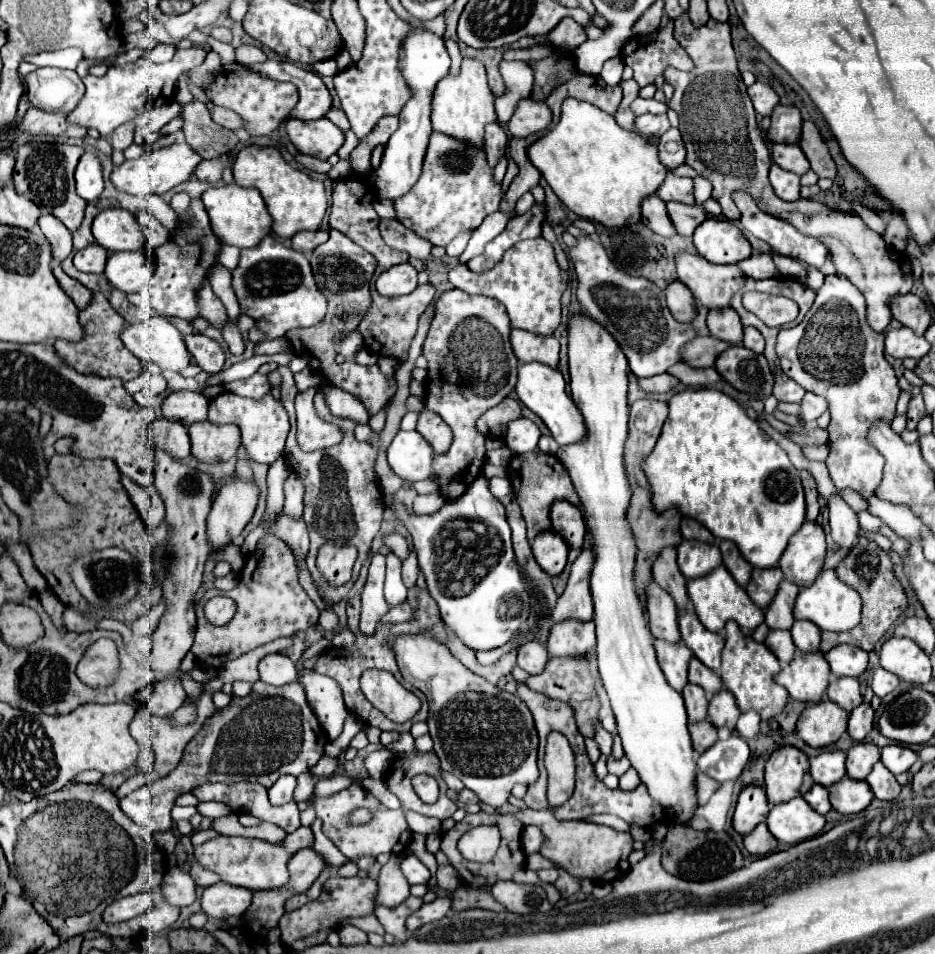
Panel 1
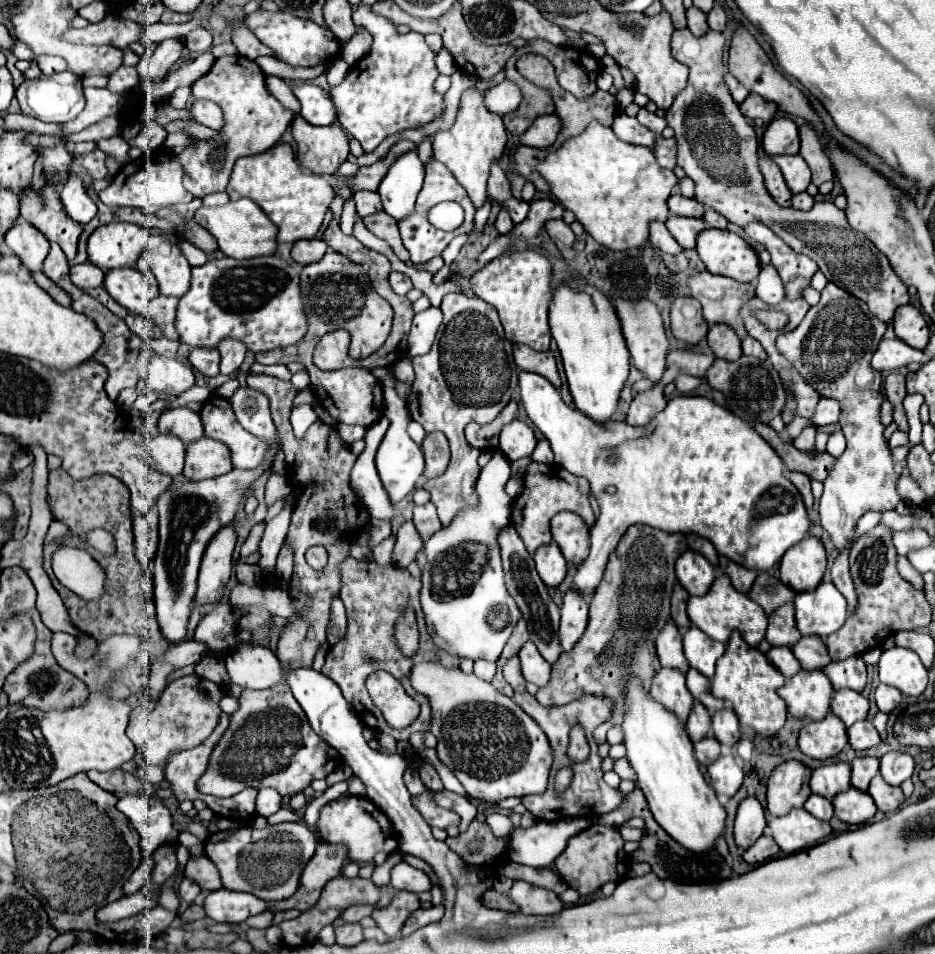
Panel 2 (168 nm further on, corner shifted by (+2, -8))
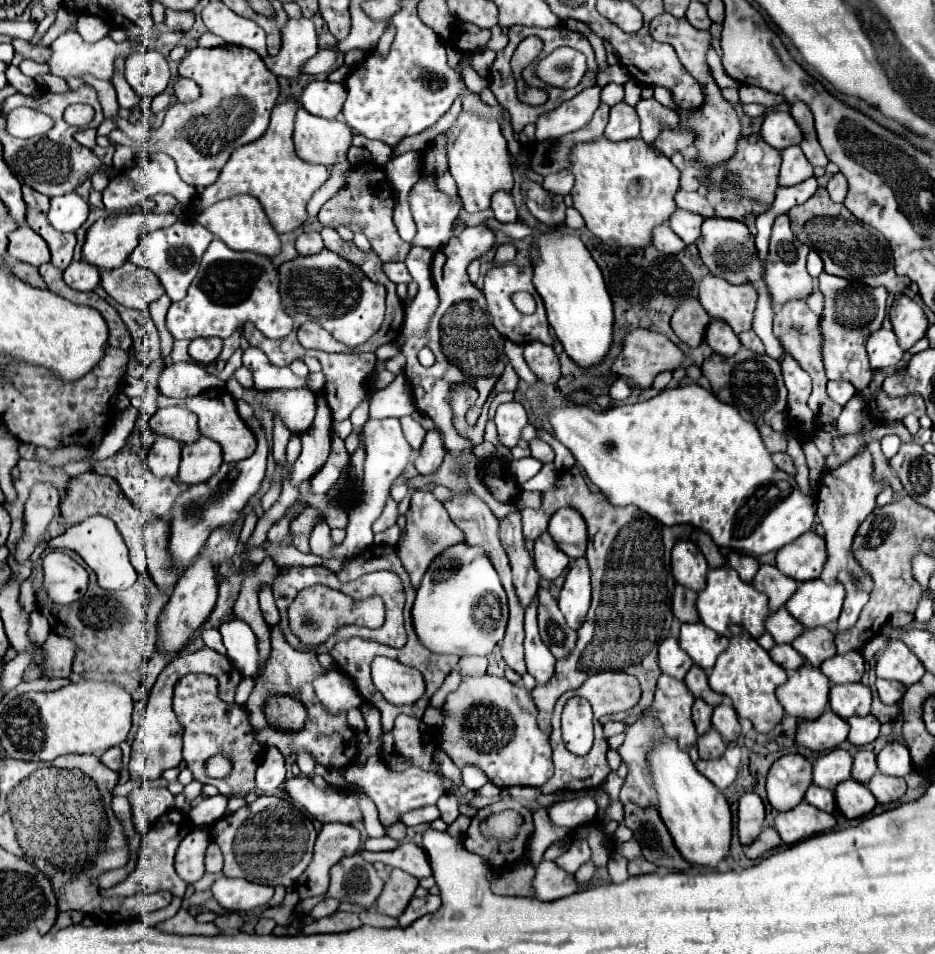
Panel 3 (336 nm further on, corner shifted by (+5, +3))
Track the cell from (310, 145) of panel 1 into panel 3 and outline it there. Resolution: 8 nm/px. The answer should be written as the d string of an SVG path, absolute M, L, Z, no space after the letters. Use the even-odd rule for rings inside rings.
M299 108L293 140L301 160L333 166L347 162L347 150L351 146L353 132L345 122L317 118L305 108Z

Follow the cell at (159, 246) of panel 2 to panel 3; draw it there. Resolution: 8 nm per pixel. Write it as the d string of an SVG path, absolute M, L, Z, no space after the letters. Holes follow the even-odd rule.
M175 222L169 228L161 228L161 230L143 234L137 248L129 256L129 260L141 268L151 270L161 280L167 296L173 302L177 302L177 300L185 298L187 288L199 270L201 256L207 250L211 240L213 240L213 234L207 228L203 228L201 224L197 224L197 222Z

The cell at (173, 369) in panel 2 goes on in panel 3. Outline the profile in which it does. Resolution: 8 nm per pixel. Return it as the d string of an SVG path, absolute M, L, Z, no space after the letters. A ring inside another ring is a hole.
M175 362L163 368L159 376L159 392L169 398L197 396L209 388L225 386L225 382L195 362Z

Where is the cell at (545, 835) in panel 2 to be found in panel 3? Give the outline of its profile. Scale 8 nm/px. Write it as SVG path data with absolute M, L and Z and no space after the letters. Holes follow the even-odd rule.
M587 790L583 796L575 798L575 800L567 800L567 802L557 802L555 806L547 808L553 824L557 826L565 826L565 828L579 828L585 826L593 820L593 816L597 814L597 800L595 794L597 790Z

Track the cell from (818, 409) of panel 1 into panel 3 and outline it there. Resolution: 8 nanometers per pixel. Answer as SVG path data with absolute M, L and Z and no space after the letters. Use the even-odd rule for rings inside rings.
M829 380L827 392L829 392L829 396L831 396L837 404L843 404L843 406L845 406L845 404L849 402L849 398L855 394L855 388L853 388L851 382L847 382L847 380L841 380L841 382Z

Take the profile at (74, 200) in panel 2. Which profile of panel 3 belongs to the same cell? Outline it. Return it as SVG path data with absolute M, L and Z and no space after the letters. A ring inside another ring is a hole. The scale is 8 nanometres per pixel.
M77 192L51 198L51 210L47 214L49 224L59 232L77 232L89 214L89 204Z

